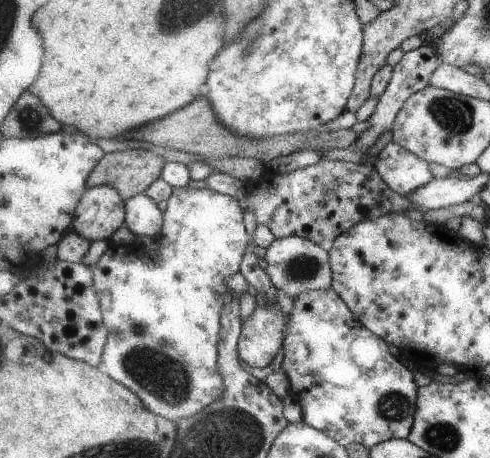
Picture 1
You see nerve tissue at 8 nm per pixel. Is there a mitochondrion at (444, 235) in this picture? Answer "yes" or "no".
no

